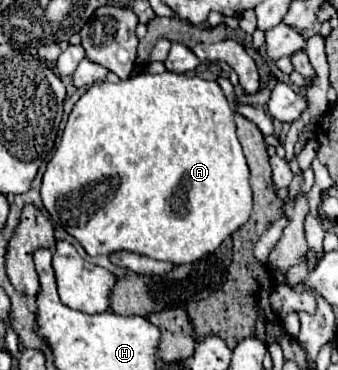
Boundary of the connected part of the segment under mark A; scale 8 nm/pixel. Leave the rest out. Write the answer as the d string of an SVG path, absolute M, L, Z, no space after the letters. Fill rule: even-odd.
M164 71L160 75L150 75L150 73L138 73L126 81L120 83L110 83L110 81L100 81L92 85L74 105L68 123L64 127L60 145L56 147L54 157L48 163L48 169L42 179L42 203L46 211L50 213L52 221L62 225L82 247L84 251L94 257L94 255L108 255L112 251L134 251L158 261L168 261L174 265L180 263L192 263L200 259L206 253L212 253L220 247L220 243L230 237L238 227L242 227L252 211L252 189L250 189L250 171L242 153L242 145L236 137L236 123L234 123L234 111L226 95L222 93L220 85L216 81L204 81L196 75L176 75L170 71ZM106 181L112 185L106 195Z

